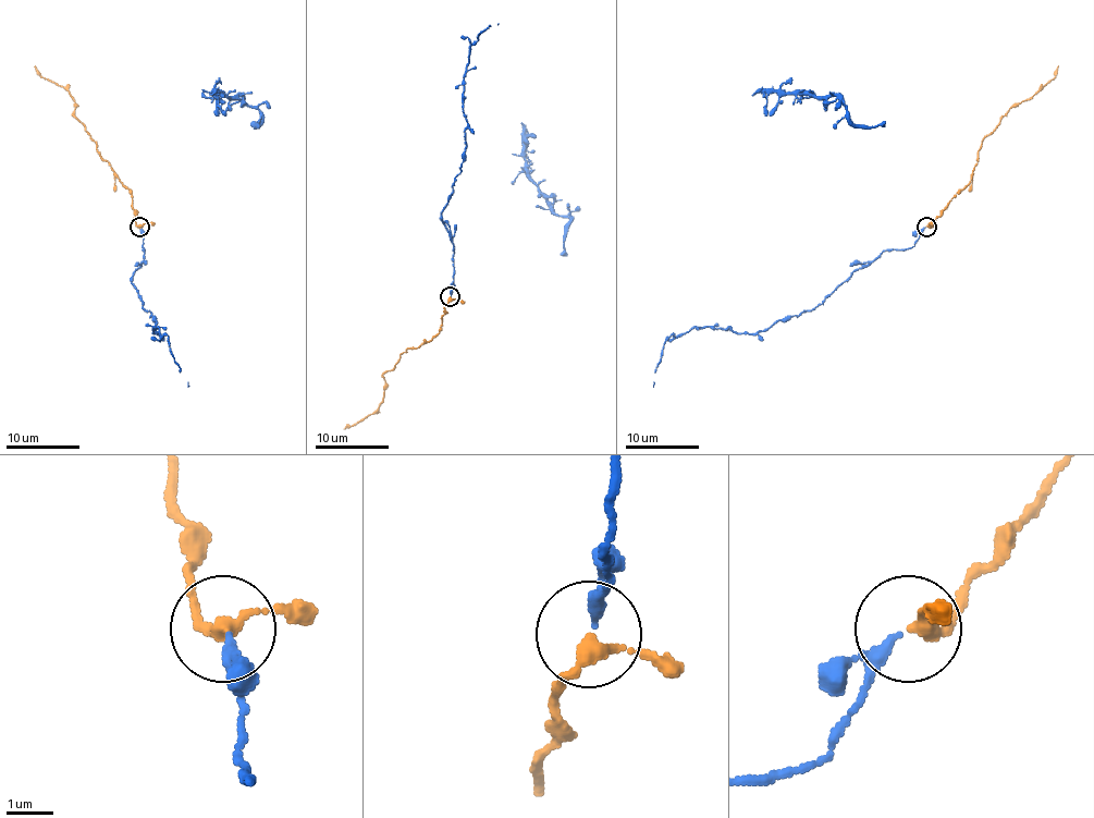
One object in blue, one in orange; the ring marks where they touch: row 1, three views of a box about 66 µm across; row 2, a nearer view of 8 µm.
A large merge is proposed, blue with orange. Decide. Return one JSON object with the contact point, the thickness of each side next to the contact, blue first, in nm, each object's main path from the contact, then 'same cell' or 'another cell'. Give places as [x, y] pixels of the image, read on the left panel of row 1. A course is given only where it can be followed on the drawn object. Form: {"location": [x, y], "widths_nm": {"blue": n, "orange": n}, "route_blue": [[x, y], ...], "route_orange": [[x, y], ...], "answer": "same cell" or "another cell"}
{"location": [139, 227], "widths_nm": {"blue": 180, "orange": 260}, "route_blue": [[142, 228], [143, 263], [132, 283], [156, 320], [158, 332], [155, 332], [155, 327], [166, 334], [189, 387]], "route_orange": [[139, 226], [136, 223], [132, 193], [73, 114], [73, 98], [62, 87], [44, 77], [34, 65]], "answer": "same cell"}

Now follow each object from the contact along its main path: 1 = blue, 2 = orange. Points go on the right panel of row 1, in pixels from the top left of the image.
1: (925, 228), (910, 247), (884, 249), (810, 310), (756, 332), (701, 327), (672, 334), (663, 345), (653, 387)
2: (926, 226), (971, 180), (976, 151), (1004, 114), (1032, 98), (1054, 77), (1058, 65)

